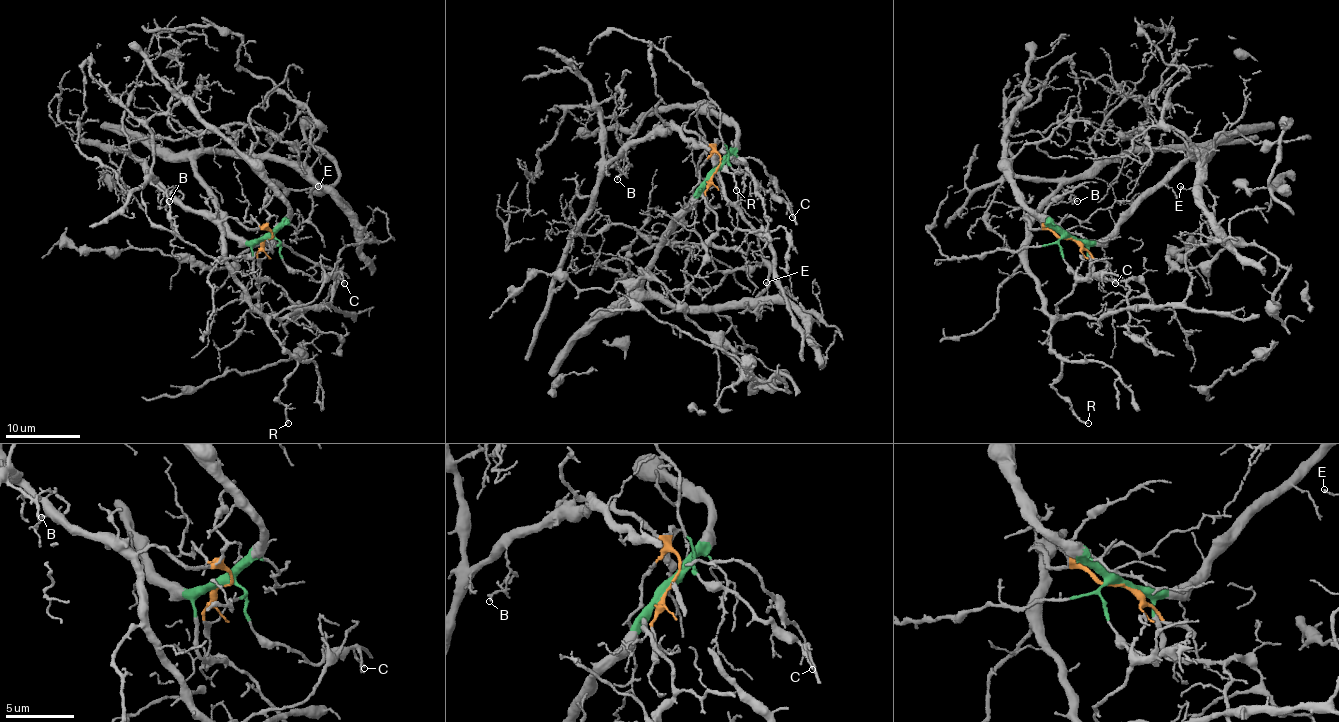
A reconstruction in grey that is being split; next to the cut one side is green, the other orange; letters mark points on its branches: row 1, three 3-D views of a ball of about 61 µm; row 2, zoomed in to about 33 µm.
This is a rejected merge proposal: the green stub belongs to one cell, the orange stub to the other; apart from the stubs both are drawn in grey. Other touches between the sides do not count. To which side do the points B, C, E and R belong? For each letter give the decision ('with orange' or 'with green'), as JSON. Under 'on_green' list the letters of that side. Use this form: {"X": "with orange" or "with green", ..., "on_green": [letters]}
{"B": "with orange", "C": "with green", "E": "with green", "R": "with orange", "on_green": ["C", "E"]}

